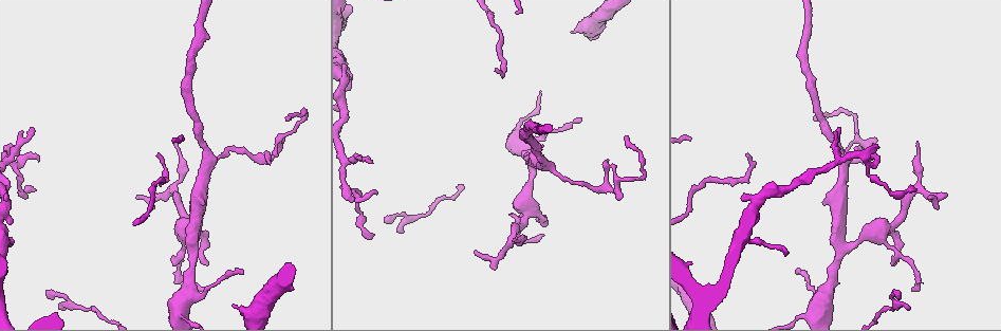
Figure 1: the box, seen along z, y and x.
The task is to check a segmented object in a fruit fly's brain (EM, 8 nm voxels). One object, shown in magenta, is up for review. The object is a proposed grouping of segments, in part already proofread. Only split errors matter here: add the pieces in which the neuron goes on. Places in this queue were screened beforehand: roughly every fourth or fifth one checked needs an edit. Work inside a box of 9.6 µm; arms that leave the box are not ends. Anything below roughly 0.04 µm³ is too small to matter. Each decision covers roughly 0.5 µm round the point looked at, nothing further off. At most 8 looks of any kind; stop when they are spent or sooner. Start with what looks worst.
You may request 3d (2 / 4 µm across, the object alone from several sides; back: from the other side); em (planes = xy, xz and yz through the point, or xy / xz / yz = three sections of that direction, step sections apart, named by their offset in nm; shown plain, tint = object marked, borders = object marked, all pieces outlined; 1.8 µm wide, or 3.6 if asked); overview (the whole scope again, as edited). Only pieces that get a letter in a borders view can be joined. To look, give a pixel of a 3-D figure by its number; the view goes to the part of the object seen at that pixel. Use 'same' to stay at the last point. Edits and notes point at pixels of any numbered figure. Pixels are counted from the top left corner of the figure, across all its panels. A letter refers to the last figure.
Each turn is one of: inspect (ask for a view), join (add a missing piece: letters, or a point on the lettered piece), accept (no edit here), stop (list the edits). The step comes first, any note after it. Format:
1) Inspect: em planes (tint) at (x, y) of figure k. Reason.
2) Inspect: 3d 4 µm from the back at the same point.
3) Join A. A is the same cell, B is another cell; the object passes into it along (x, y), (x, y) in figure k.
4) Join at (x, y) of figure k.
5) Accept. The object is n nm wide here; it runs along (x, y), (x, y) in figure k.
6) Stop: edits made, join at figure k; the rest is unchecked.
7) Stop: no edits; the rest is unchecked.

Inspect: em planes (borders) at (208, 264) of figure 1. Tapers out.

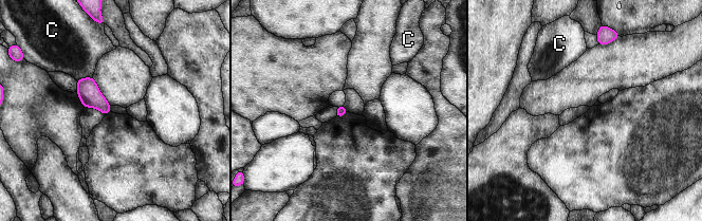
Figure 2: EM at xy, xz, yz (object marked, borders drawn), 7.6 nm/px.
Accept. C is another cell; a border runs along (92, 76), (86, 76), (76, 80) in figure 2; no lettered piece goes on from it.

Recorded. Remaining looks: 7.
Inspect: 3d 4 µm at (138, 195) of figure 1. Branch stops here.

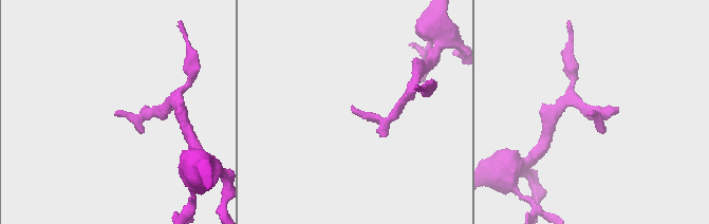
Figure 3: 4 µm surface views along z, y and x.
Inspect: em xz step 8 (borders) at (587, 112) of figure 3.

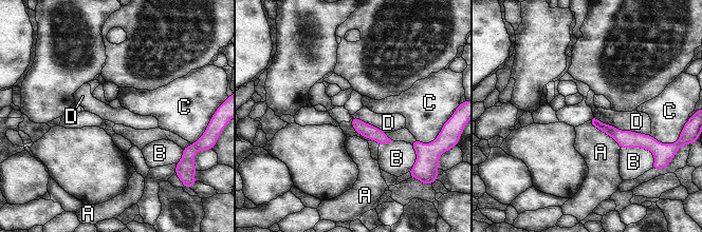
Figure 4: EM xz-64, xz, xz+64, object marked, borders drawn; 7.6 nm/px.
Inspect: em planes (borders) at the same point. Cut it another way.

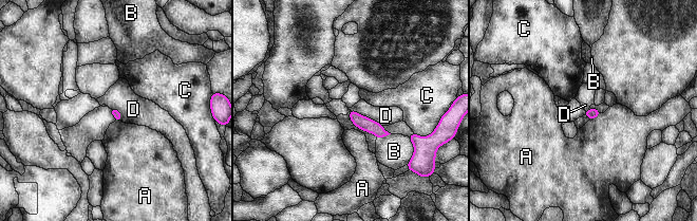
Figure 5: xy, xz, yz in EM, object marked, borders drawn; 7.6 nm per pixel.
Accept. A, B, C and D are other cells; it runs along (352, 113), (360, 122), (383, 133) in figure 5; no lettered piece goes on from it.

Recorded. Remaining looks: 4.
Inspect: em planes (tint) at (370, 161) of figure 1. Thin end.

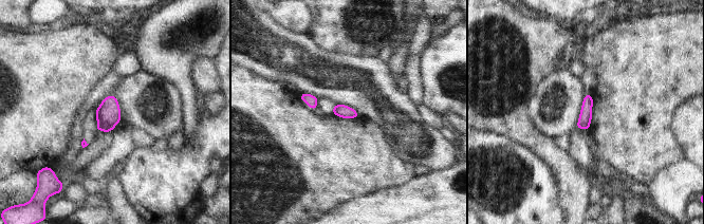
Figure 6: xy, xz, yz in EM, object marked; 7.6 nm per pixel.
Inspect: em planes (borders) at the same point. What lies round it.

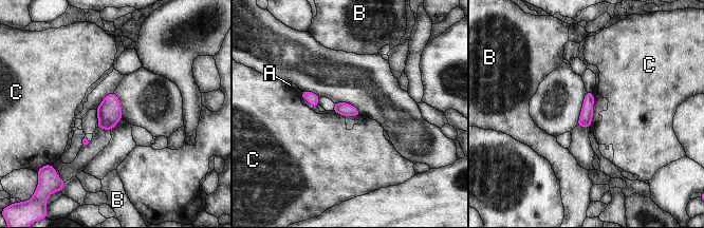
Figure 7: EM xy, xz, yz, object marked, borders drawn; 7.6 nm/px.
Accept. A, B and C are other cells; a border runs along (332, 111), (345, 116) in figure 7; no lettered piece goes on from it.

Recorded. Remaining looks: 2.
Inspect: 3d 2 µm at (175, 143) of figure 1. Branch stops here.

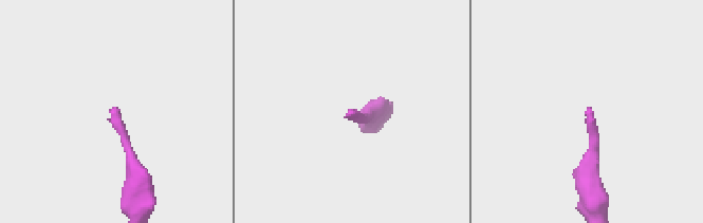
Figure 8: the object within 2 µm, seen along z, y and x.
Inspect: em planes (borders) at (588, 110) of figure 8. Shape alone is not enough.

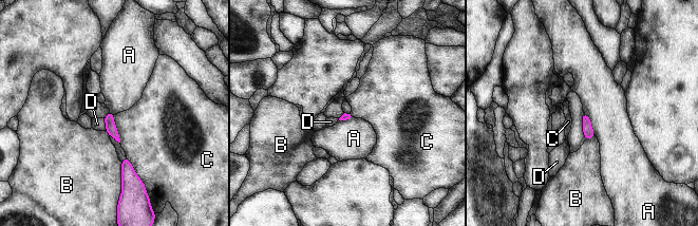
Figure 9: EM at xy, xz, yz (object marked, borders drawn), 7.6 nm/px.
Accept. A, B, C and D are other cells; a border runs along (113, 115), (120, 142) in figure 9; none of them fits.

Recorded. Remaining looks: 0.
Stop: no edits; the rest is unchecked.

